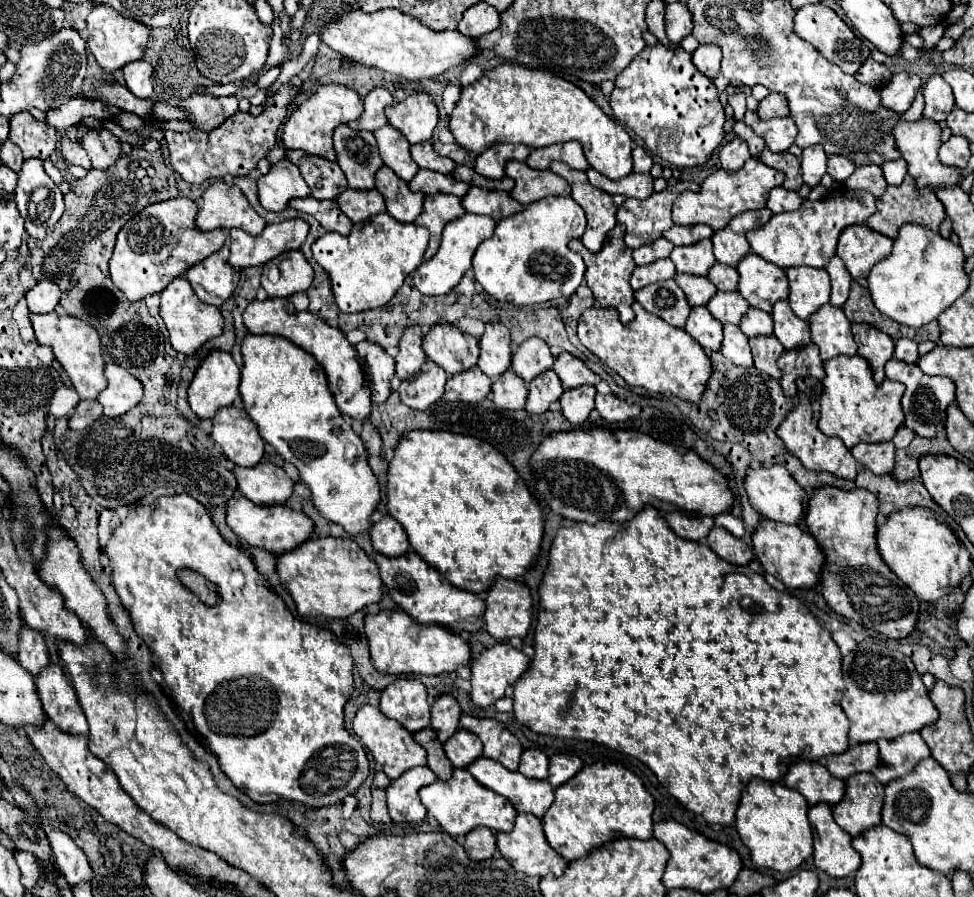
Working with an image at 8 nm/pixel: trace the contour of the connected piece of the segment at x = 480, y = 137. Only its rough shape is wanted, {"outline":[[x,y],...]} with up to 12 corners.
{"outline":[[501,64],[461,90],[455,142],[577,140],[597,172],[633,172],[629,132],[579,86]]}

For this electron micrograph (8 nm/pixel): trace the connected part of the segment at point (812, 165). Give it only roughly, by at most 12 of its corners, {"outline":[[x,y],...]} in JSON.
{"outline":[[821,144],[801,156],[803,182],[817,186],[827,154]]}

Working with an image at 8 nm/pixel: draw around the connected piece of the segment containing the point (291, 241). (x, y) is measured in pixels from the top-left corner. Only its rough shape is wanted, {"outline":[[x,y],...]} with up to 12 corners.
{"outline":[[303,218],[267,224],[259,236],[231,230],[229,264],[261,266],[299,250]]}

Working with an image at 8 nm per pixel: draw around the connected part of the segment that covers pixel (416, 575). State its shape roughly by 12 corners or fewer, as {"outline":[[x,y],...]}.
{"outline":[[415,550],[375,556],[391,598],[419,624],[483,628],[481,596]]}

